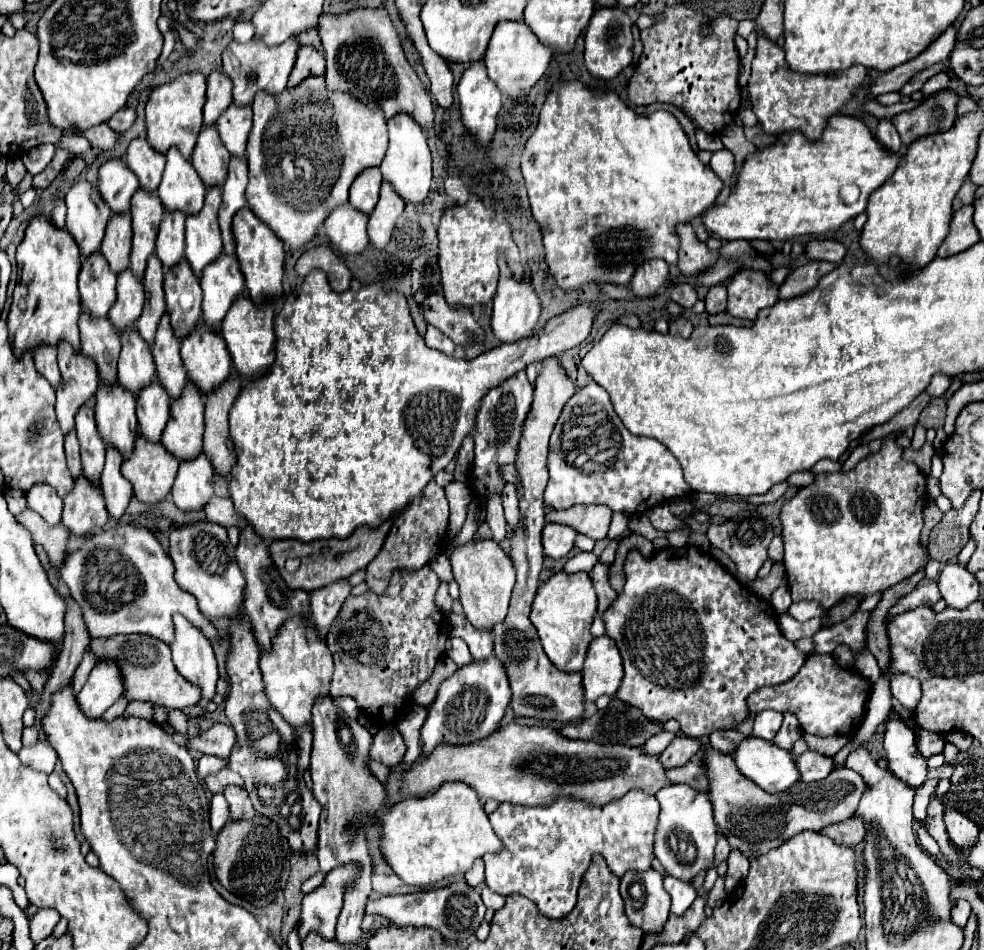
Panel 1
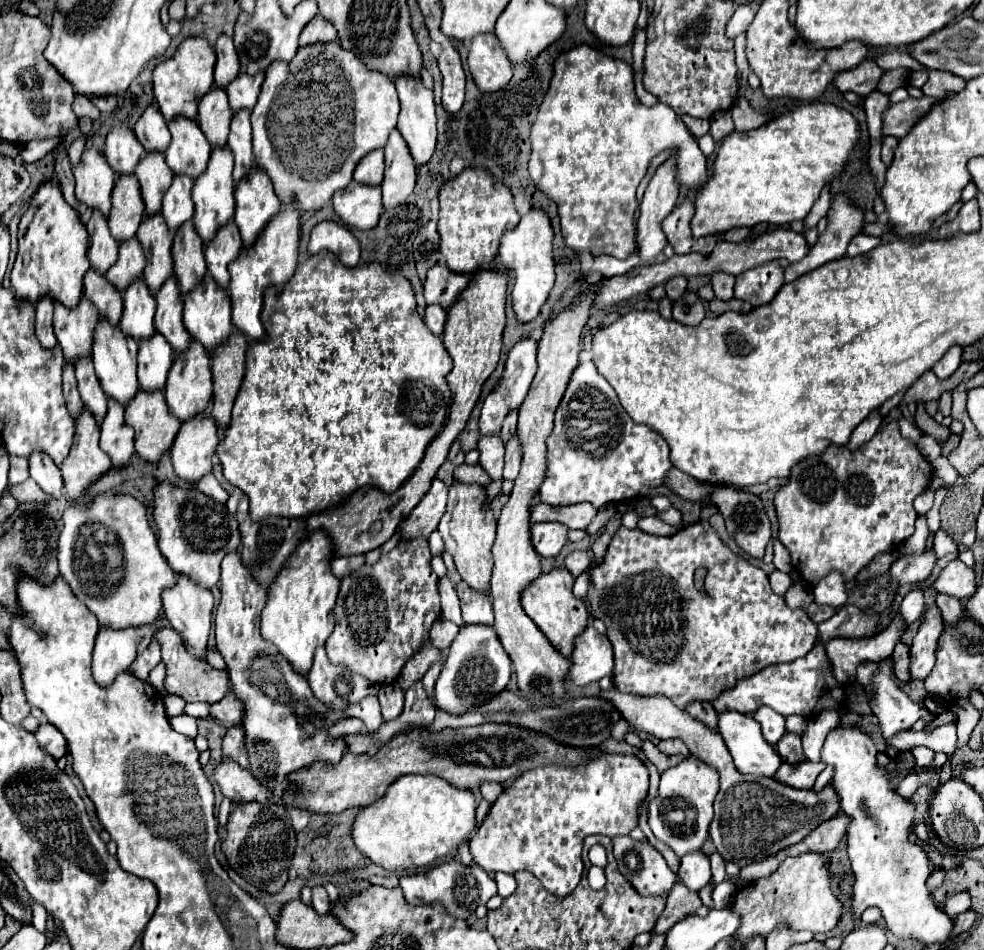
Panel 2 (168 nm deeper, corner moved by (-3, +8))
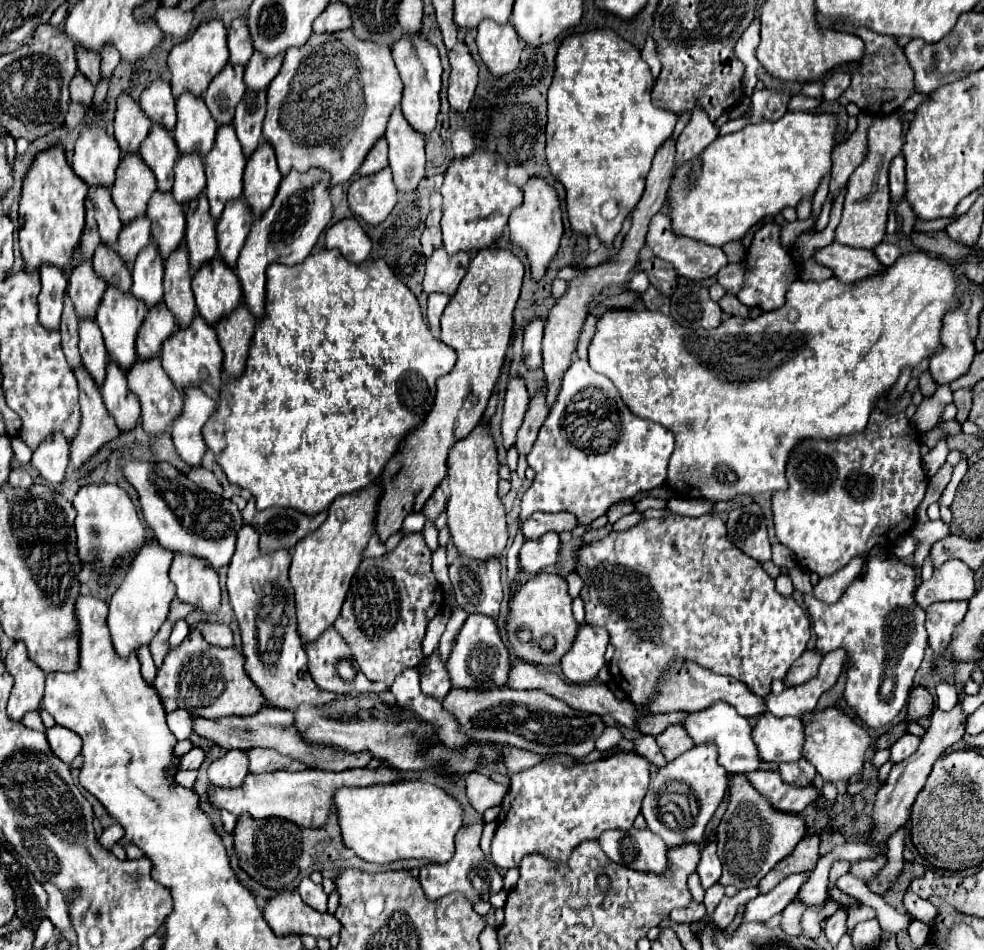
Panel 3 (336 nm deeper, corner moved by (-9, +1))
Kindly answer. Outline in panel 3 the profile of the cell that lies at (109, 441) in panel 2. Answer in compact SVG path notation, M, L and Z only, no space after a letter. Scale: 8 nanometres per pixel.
M112 359L106 363L106 379L100 387L104 403L110 411L110 415L116 419L118 429L134 429L134 425L140 419L140 403L136 395L128 389L126 373L120 369L120 365Z

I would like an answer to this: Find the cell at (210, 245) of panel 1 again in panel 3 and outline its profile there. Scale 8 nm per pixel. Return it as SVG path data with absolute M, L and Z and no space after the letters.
M232 123L218 127L214 147L204 157L204 165L208 179L206 195L210 201L210 215L218 219L224 205L230 199L242 195L242 175L246 167L246 157Z

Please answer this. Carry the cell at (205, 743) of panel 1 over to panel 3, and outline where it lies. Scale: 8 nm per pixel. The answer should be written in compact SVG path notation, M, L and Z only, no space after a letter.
M252 749L252 751L246 751L246 755L250 759L252 773L266 773L266 771L278 771L278 769L286 769L286 771L298 769L300 771L306 767L304 763L300 763L296 759L288 759L272 749Z

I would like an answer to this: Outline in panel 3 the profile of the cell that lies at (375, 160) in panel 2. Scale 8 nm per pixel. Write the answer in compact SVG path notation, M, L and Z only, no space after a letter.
M378 139L376 145L372 147L372 151L368 151L362 167L358 169L360 175L372 175L380 169L384 169L384 165L388 165L388 145L386 145L386 139Z

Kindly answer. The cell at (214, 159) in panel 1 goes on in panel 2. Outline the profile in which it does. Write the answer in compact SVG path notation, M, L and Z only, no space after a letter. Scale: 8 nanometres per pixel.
M212 88L198 104L198 124L212 148L224 148L230 132L232 112L228 108L226 90Z

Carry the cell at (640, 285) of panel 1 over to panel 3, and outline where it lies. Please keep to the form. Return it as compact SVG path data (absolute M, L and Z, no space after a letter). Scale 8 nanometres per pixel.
M696 105L692 109L690 121L684 127L684 131L678 137L676 143L676 167L680 167L680 163L694 163L694 175L700 171L700 159L698 155L718 137L718 127L714 125L714 121L706 115L706 111Z

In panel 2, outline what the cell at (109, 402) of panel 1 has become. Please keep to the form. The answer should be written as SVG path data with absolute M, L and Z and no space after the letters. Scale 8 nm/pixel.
M98 324L94 352L92 352L92 364L94 364L96 376L100 380L104 394L108 398L112 398L114 402L118 402L120 406L126 406L138 394L136 356L138 356L138 344L134 344L134 340L126 340L126 336L122 336L120 328L118 328L118 332L110 332L110 328L106 328L106 324Z

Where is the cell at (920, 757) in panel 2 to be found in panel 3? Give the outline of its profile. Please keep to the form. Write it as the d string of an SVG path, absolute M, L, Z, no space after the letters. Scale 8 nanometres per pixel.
M902 735L892 747L890 747L890 761L898 763L908 759L920 745L920 737L916 735Z

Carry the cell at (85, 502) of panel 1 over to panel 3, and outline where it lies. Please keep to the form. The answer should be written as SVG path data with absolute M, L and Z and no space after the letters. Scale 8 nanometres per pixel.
M78 365L74 369L80 387L80 427L76 437L70 443L70 461L74 467L80 467L86 459L90 459L104 443L118 437L118 427L114 417L108 413L100 389L92 375Z

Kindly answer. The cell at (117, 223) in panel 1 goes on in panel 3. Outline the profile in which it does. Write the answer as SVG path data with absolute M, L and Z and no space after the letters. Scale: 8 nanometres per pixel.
M140 153L124 155L116 171L116 181L110 189L122 223L130 223L134 217L146 213L148 199L154 191L156 179Z

